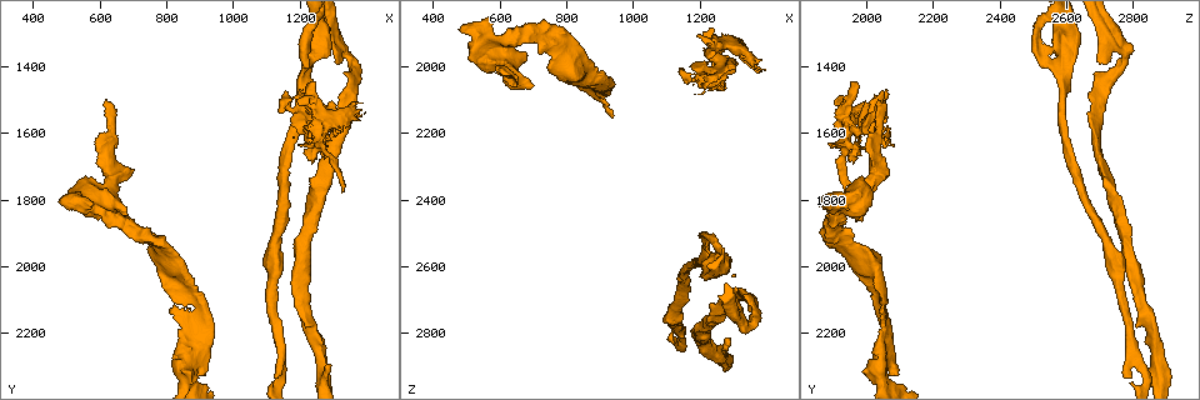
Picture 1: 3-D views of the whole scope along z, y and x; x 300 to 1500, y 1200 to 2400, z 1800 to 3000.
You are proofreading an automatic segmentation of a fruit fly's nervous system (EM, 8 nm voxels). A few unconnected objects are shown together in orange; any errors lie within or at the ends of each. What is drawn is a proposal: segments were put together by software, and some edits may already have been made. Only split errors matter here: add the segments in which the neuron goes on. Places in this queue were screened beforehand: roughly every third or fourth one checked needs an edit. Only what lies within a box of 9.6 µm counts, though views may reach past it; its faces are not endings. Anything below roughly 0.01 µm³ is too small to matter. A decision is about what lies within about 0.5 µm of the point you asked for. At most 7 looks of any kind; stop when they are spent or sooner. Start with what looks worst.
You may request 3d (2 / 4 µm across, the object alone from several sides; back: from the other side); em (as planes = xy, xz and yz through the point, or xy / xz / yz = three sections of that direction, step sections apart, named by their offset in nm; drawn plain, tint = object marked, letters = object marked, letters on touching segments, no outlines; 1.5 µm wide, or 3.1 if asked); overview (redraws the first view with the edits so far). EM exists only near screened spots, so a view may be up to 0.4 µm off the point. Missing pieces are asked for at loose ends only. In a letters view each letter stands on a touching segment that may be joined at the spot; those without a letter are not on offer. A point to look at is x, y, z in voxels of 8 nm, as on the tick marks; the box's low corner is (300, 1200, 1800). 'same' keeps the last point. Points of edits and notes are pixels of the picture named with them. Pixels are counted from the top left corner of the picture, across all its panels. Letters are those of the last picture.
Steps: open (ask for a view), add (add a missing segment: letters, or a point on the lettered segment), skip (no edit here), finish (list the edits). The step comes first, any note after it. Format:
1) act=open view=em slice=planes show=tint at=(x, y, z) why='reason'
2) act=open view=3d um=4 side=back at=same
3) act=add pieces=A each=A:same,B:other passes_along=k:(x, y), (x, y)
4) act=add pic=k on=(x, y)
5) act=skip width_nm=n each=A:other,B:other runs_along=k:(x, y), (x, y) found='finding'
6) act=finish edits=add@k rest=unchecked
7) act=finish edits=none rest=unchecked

act=open view=3d um=2 side=back at=(1300, 1400, 2720) why='thin end'

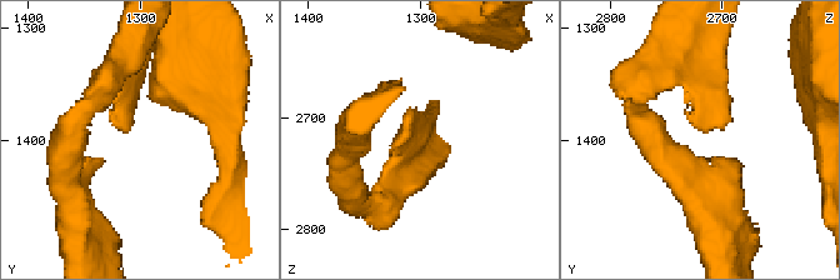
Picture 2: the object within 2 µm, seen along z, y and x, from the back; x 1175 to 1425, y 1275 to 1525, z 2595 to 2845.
act=open view=em slice=planes show=tint at=(1312, 1396, 2716)

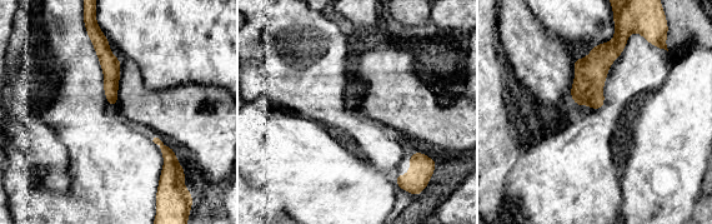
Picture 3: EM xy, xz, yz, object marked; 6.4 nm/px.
act=open view=em slice=planes show=letters at=same why='what lies round it'

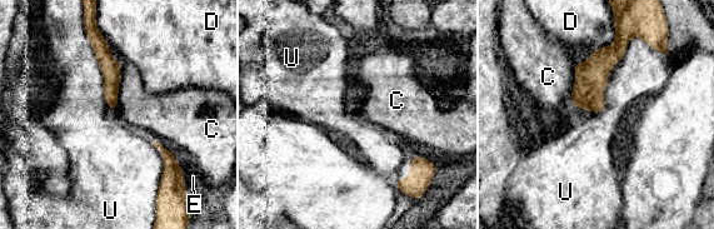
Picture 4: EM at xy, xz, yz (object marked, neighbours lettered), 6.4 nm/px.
act=skip each=C:other,D:other,E:other,U:other border=4:(632, 36), (604, 108), (579, 110) found='no lettered segment goes on from it'

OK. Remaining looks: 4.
act=open view=em slice=planes show=letters at=(1330, 1770, 1930) why='an open end'

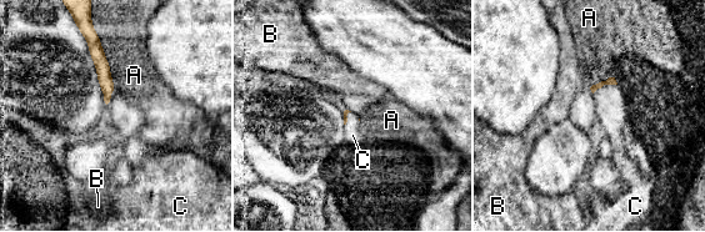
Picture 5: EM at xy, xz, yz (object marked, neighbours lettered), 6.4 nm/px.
act=skip each=A:other,B:other,C:other runs_along=5:(94, 40), (106, 84), (106, 97) found='no lettered segment goes on from it'

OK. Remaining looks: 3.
act=open view=em slice=planes show=tint at=(610, 1510, 2040) why='free end'

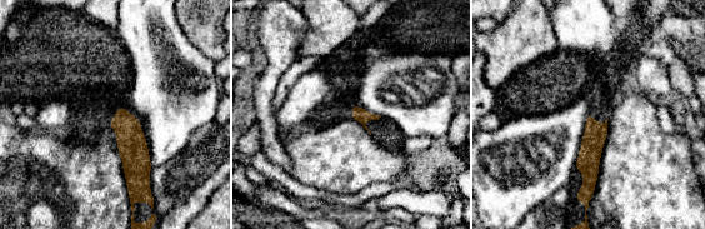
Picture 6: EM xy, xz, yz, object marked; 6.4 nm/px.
act=open view=em slice=planes show=letters at=same why='see the neighbours'

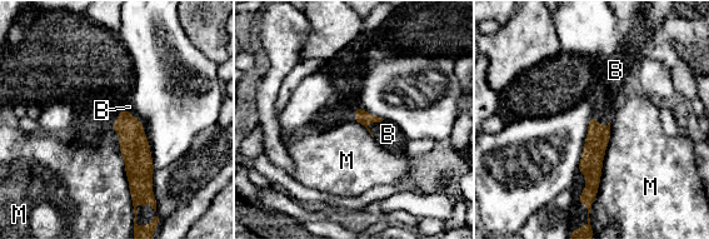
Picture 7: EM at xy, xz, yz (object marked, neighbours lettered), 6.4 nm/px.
act=add pieces=B each=B:same,M:other passes_along=7:(364, 118), (369, 123), (388, 134) found='the neuron continues'

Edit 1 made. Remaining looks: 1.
act=finish edits=add@7 rest=unchecked

